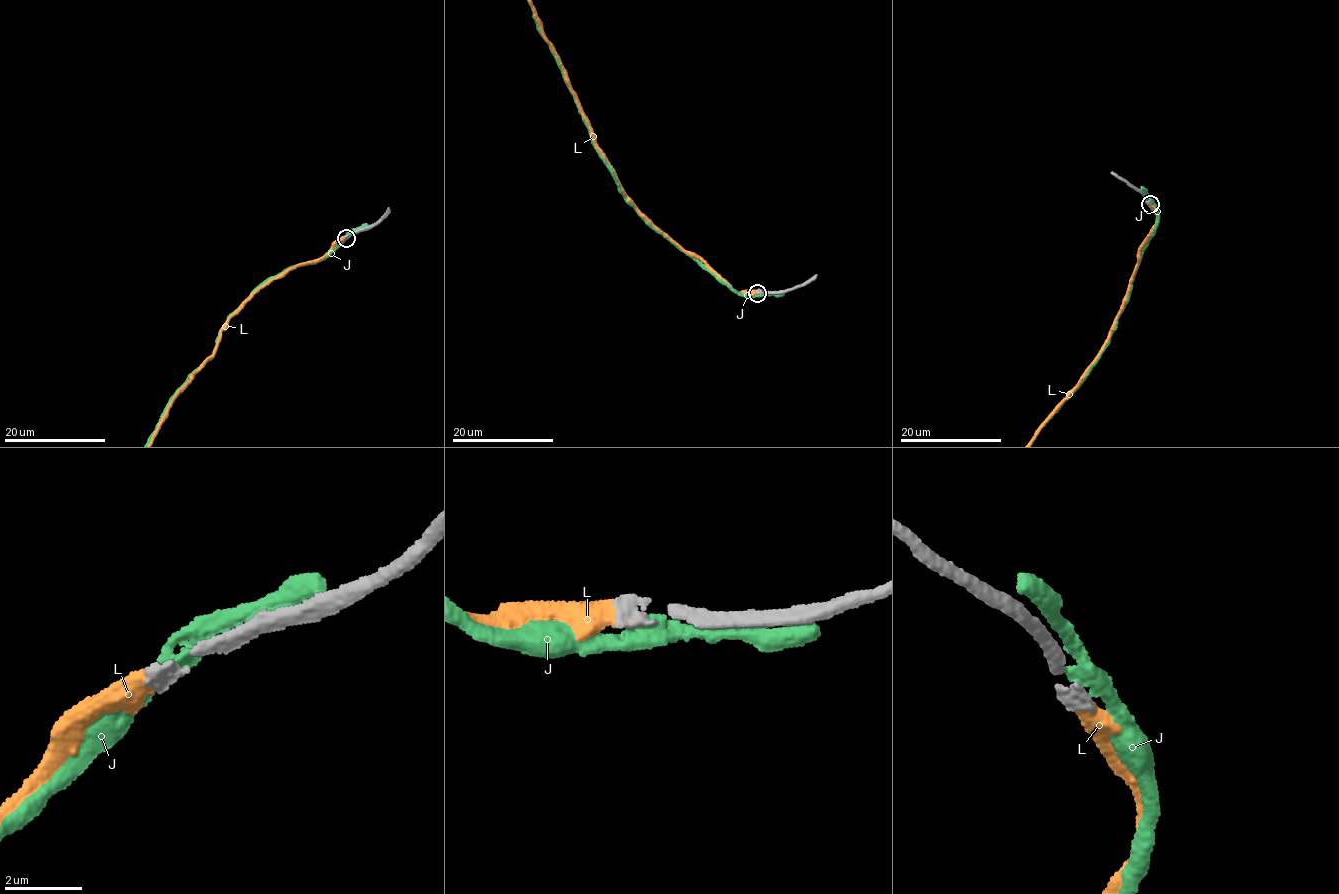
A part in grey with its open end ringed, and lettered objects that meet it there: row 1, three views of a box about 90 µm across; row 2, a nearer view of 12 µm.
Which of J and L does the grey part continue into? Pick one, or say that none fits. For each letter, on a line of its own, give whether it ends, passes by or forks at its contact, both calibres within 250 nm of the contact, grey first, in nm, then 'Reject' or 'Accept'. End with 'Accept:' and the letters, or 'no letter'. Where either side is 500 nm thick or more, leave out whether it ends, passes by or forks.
J: It passes by. Thickness 320 nm (grey) against 400 nm. Reject
L: It ends there. Thickness 320 nm (grey) against 480 nm. Accept
Accept: L

